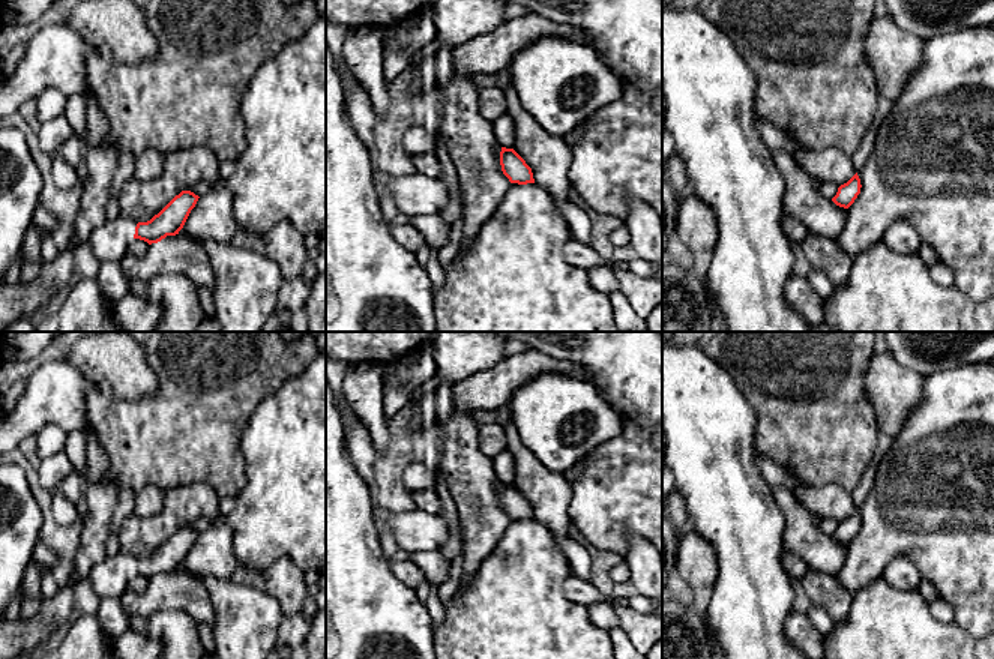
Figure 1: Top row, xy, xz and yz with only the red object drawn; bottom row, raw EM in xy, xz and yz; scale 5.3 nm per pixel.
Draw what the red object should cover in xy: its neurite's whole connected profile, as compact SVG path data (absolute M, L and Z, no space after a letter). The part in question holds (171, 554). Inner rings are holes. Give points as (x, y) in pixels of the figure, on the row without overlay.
M182 527L147 558L135 558L123 552L105 557L90 570L87 581L101 599L120 599L128 590L132 575L140 575L152 581L167 572L179 570L198 534L191 527Z

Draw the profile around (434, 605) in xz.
M431 584L429 597L425 603L434 626L444 621L444 606L438 597L437 588L438 584Z

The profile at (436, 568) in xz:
M440 549L410 552L410 560L416 563L429 584L441 584L449 578L450 561L447 561Z

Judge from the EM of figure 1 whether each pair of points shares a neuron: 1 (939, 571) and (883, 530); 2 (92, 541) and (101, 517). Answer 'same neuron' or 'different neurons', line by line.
1: same neuron
2: same neuron

